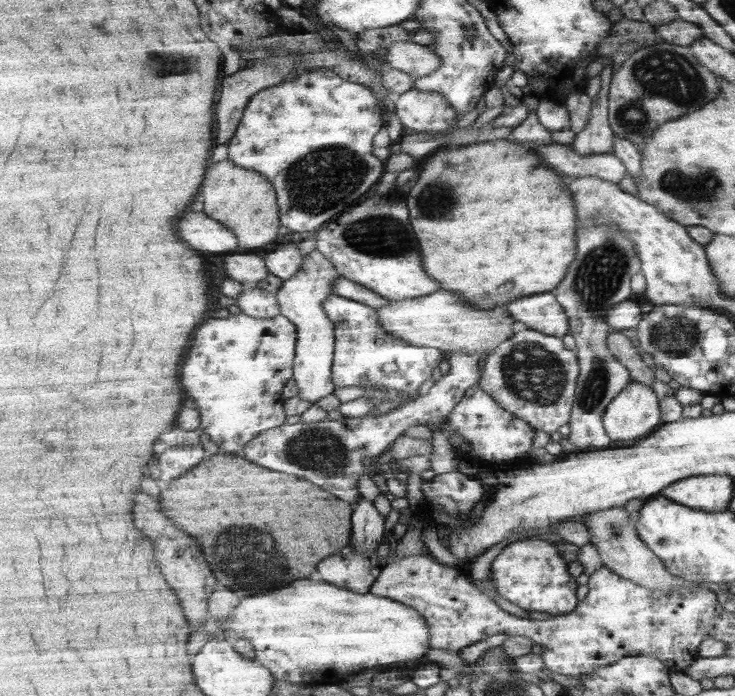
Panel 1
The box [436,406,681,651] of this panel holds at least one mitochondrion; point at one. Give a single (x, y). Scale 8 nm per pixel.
(616, 531)

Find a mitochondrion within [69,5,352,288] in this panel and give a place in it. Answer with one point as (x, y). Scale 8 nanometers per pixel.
(167, 65)

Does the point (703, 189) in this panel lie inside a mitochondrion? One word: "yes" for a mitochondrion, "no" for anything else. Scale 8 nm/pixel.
yes

